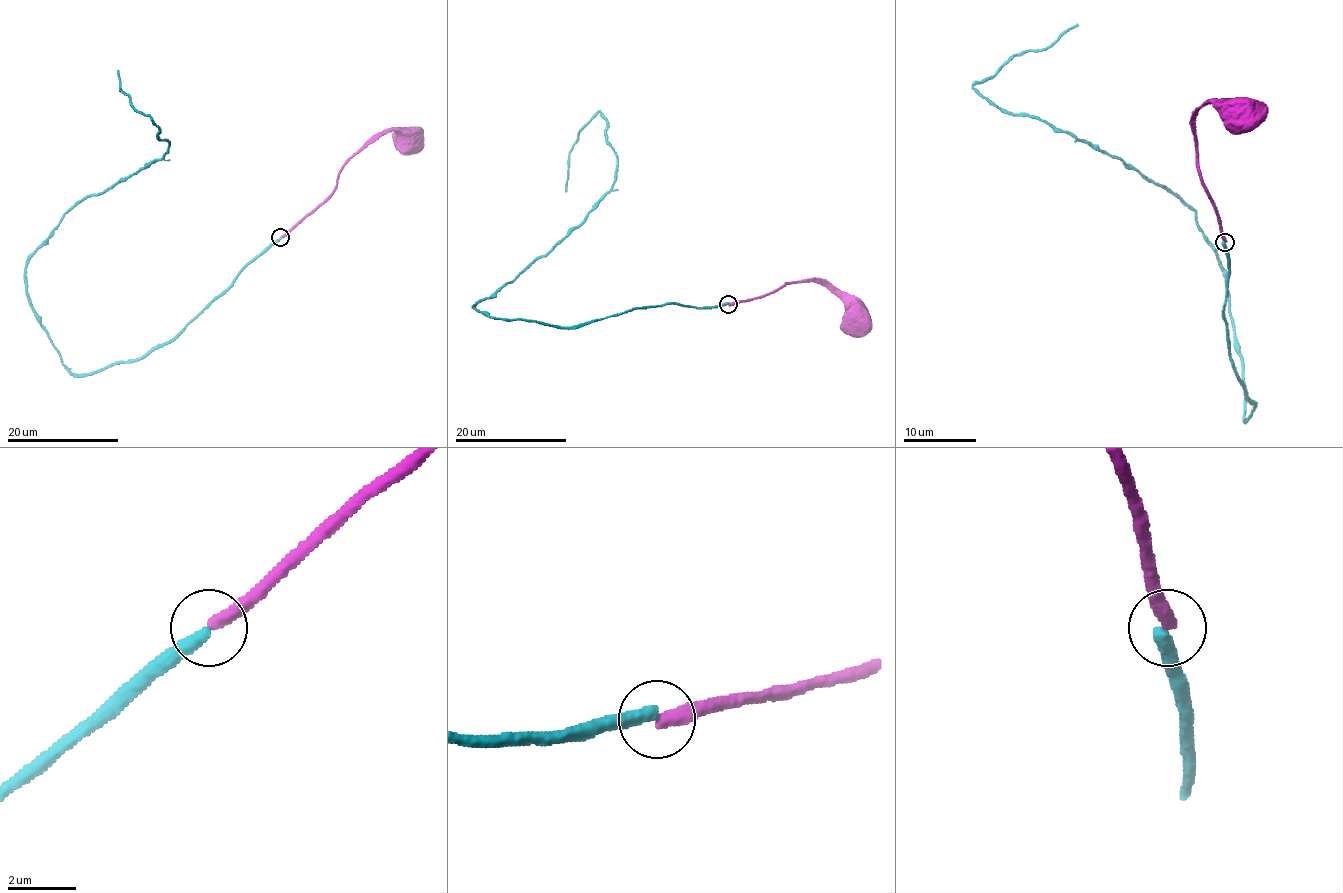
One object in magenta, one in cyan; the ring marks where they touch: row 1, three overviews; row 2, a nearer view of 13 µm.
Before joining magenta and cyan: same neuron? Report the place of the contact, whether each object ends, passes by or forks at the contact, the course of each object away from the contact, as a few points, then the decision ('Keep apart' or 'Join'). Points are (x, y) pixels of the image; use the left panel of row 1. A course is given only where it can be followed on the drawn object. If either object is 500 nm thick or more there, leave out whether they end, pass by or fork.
Place: (280, 237). At the ring magenta ends. At the ring cyan ends. Course of magenta: (281, 238), (331, 193), (341, 168), (380, 133), (413, 130), (411, 140). Course of cyan: (281, 238), (170, 340), (88, 373), (63, 363), (28, 295), (27, 259), (78, 203), (169, 144), (117, 72). Join

